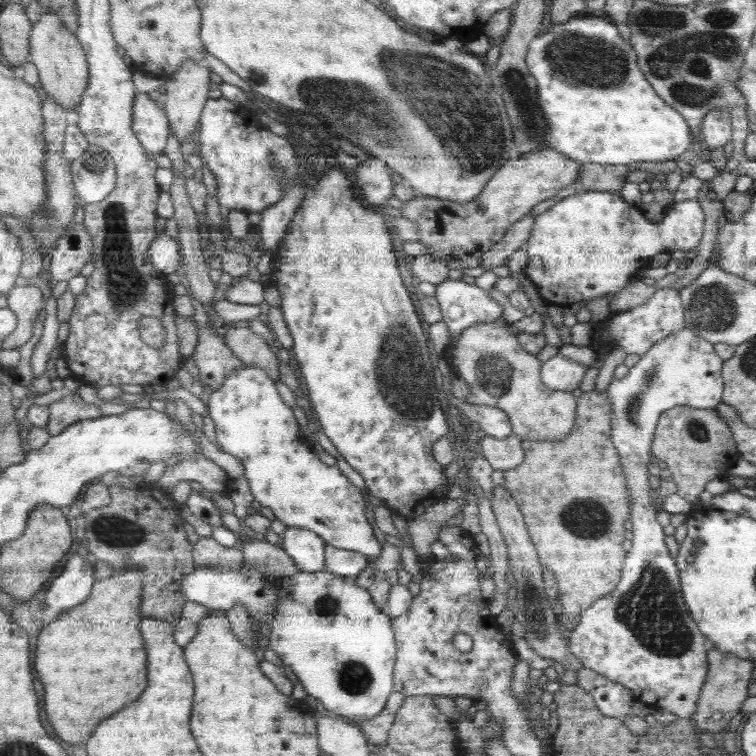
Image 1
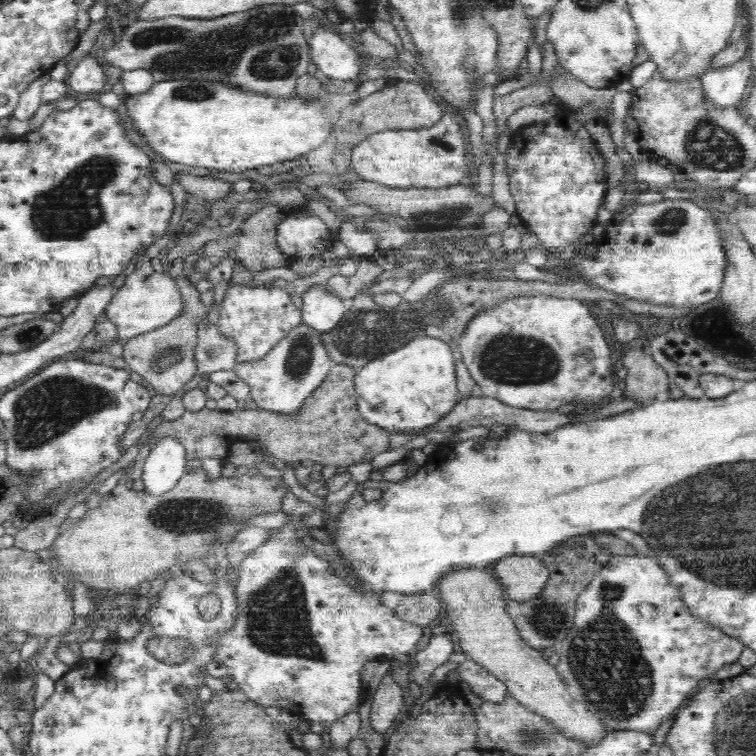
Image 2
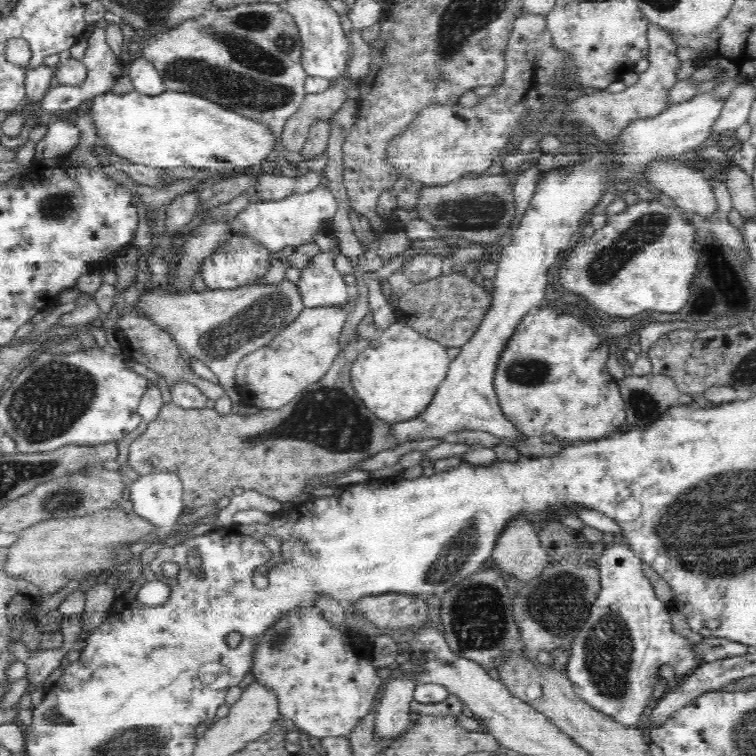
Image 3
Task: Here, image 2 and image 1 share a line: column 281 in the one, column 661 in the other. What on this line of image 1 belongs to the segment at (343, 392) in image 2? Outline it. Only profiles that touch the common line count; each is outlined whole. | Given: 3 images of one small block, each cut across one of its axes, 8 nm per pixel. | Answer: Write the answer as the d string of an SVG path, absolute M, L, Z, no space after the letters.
M677 406L662 414L654 435L654 456L663 468L671 473L671 481L677 486L678 496L694 503L710 480L727 478L730 469L742 460L733 429L726 424L722 413L712 408Z

